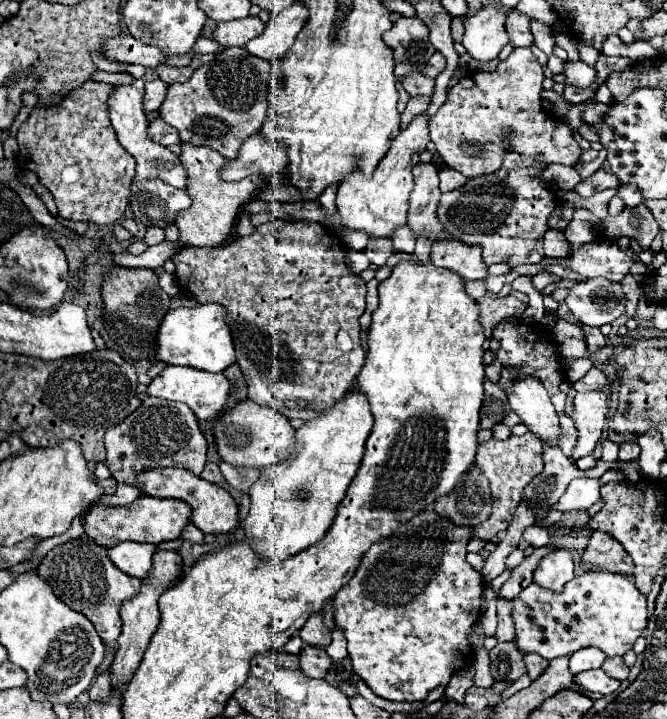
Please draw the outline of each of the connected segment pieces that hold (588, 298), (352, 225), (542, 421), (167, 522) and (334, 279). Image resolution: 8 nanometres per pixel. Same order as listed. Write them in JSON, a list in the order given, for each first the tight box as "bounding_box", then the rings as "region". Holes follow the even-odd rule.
[{"bounding_box":[565,279,627,327],"region":[[[585,279],[573,289],[565,299],[569,311],[589,327],[601,327],[613,323],[627,305],[621,283],[607,279]]]},{"bounding_box":[337,113,429,237],"region":[[[421,113],[417,115],[407,129],[403,129],[383,161],[375,167],[373,177],[363,177],[359,169],[349,173],[337,189],[337,211],[341,213],[341,223],[347,229],[363,229],[369,237],[391,237],[397,225],[407,221],[409,211],[409,195],[415,185],[413,167],[419,163],[419,153],[429,145],[429,119]]]},{"bounding_box":[505,377,561,447],"region":[[[525,377],[505,393],[511,409],[521,417],[523,425],[527,425],[527,429],[535,433],[543,445],[557,447],[561,437],[561,425],[551,397],[541,381],[537,377]]]},{"bounding_box":[83,495,193,547],"region":[[[141,495],[131,505],[125,507],[105,507],[105,505],[93,505],[87,515],[83,517],[85,533],[89,539],[103,547],[113,547],[121,541],[139,541],[139,543],[153,543],[159,545],[163,541],[179,539],[187,523],[191,521],[193,509],[185,501],[179,499],[157,499],[149,495]]]},{"bounding_box":[173,219,365,421],"region":[[[275,219],[271,223],[259,225],[255,229],[253,235],[247,237],[237,237],[233,241],[229,241],[223,247],[183,247],[177,255],[173,255],[173,263],[175,263],[175,275],[177,281],[181,285],[181,289],[185,289],[187,293],[195,295],[199,303],[219,303],[225,305],[229,311],[229,325],[233,329],[233,337],[235,337],[235,353],[237,353],[237,363],[243,371],[243,377],[247,381],[247,389],[249,389],[249,399],[255,401],[257,405],[265,405],[271,407],[283,415],[287,415],[289,419],[303,419],[303,421],[311,421],[315,417],[319,417],[325,409],[329,409],[331,405],[339,403],[349,389],[355,383],[357,373],[361,371],[361,367],[365,365],[365,351],[361,347],[361,327],[359,327],[359,317],[365,311],[365,281],[357,275],[353,275],[347,265],[345,265],[345,247],[341,245],[339,237],[335,233],[331,233],[329,229],[325,229],[319,223],[307,223],[307,221],[291,221],[291,219]],[[265,307],[273,307],[273,315],[265,315]]]}]

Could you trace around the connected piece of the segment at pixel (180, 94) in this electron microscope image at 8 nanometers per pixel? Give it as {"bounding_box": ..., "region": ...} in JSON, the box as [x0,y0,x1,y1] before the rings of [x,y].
{"bounding_box":[159,47,275,159],"region":[[[227,47],[213,61],[201,65],[189,81],[169,85],[169,93],[159,113],[161,119],[179,129],[181,141],[219,151],[227,159],[239,153],[239,145],[267,121],[267,93],[271,89],[275,63],[251,57],[243,47]]]}

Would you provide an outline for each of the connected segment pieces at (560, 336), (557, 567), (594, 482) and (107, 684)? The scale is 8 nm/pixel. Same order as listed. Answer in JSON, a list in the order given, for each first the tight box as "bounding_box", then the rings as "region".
[{"bounding_box":[553,319,583,341],"region":[[[559,319],[559,321],[555,323],[555,327],[553,327],[553,335],[555,335],[557,341],[563,341],[563,339],[567,339],[567,337],[583,339],[583,331],[581,331],[577,325],[571,325],[571,323],[563,321],[563,319]]]},{"bounding_box":[533,549,575,593],"region":[[[555,549],[553,553],[545,555],[543,561],[537,565],[533,581],[539,587],[561,593],[565,583],[569,583],[573,577],[575,577],[575,573],[573,573],[571,553],[567,549]]]},{"bounding_box":[555,477,601,511],"region":[[[579,477],[573,479],[563,493],[563,497],[557,501],[555,509],[559,511],[575,511],[575,509],[589,509],[601,501],[601,483],[599,479],[589,479],[589,477]]]},{"bounding_box":[89,669,111,701],"region":[[[105,669],[91,685],[89,695],[95,701],[105,701],[109,697],[109,689],[111,689],[111,677],[109,677],[109,669]]]}]

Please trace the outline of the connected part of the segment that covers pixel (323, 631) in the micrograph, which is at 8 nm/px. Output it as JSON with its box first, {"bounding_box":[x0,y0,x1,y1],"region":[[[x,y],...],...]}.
{"bounding_box":[299,613,331,647],"region":[[[313,613],[307,619],[307,625],[303,625],[303,629],[299,631],[301,639],[309,645],[317,645],[317,647],[327,647],[331,643],[331,631],[323,621],[321,613]]]}

